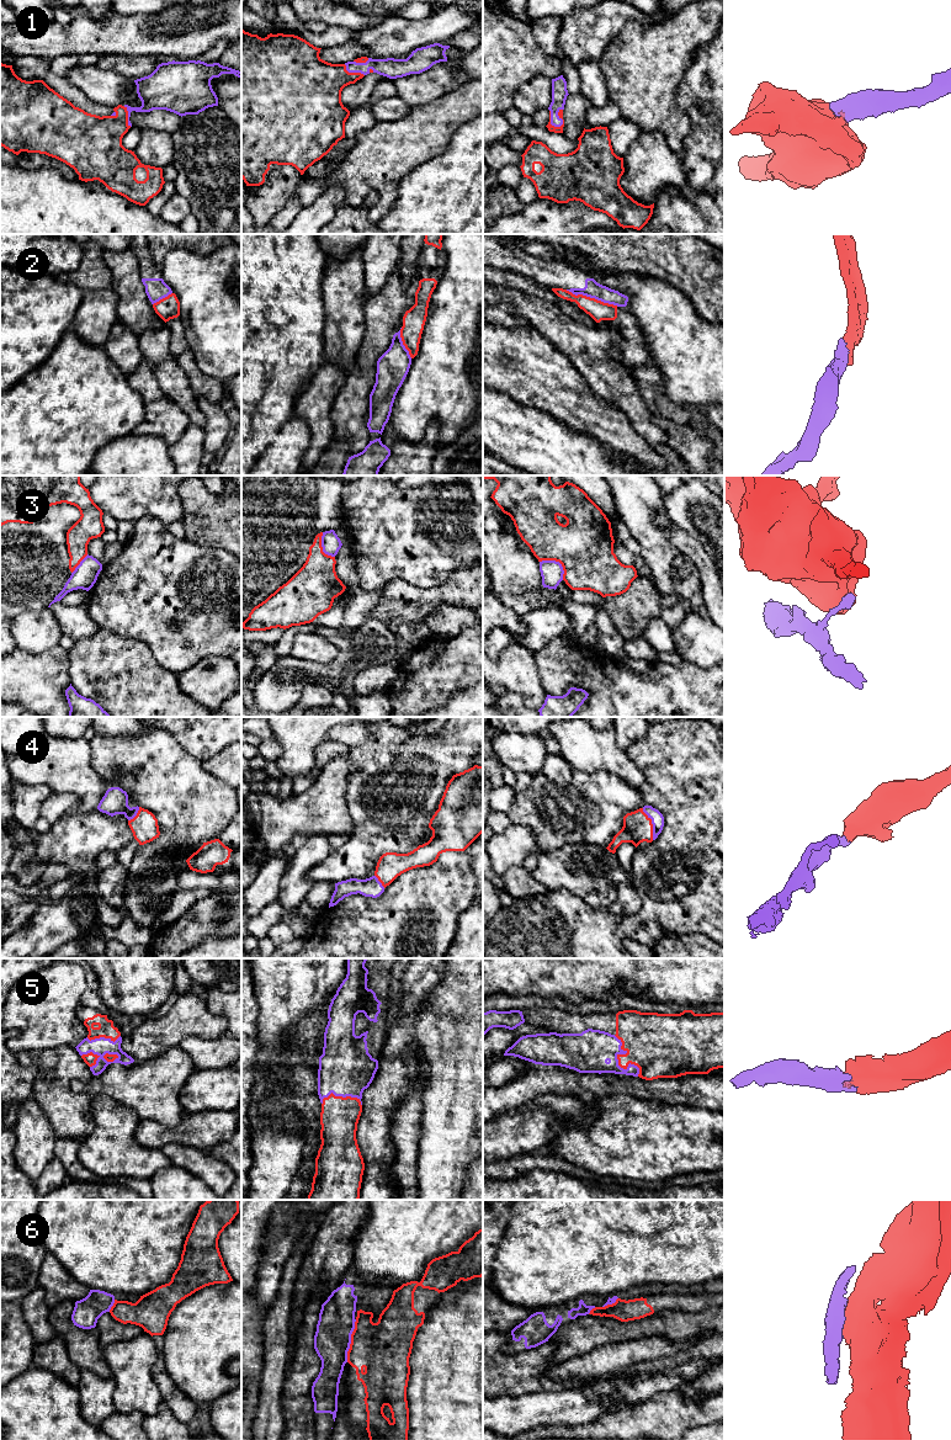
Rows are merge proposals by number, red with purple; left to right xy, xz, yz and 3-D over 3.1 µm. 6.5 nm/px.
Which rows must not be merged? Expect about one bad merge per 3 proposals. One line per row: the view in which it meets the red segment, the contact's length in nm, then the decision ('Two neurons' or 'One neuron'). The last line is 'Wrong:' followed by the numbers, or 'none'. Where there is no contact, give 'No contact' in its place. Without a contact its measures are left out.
1: Touches red in yz. Shared border 140 nm. One neuron
2: Touches red in yz. Shared border 360 nm. Two neurons
3: Touches red in yz. Shared border 200 nm. Two neurons
4: Touches red in yz. Shared border 220 nm. One neuron
5: Touches red in yz. Shared border 320 nm. One neuron
6: Touches red in xz. Shared border 280 nm. Two neurons
Wrong: 2, 3, 6

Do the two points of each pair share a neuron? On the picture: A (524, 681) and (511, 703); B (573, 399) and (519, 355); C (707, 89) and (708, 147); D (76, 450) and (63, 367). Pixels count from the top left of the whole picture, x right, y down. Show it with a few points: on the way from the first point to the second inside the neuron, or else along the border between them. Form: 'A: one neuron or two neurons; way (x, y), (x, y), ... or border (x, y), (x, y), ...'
A: two neurons; border (506, 690), (517, 692), (526, 703)
B: one neuron; way (559, 389), (532, 368)
C: one neuron; way (711, 104), (708, 132)
D: one neuron; way (68, 429), (68, 388)

